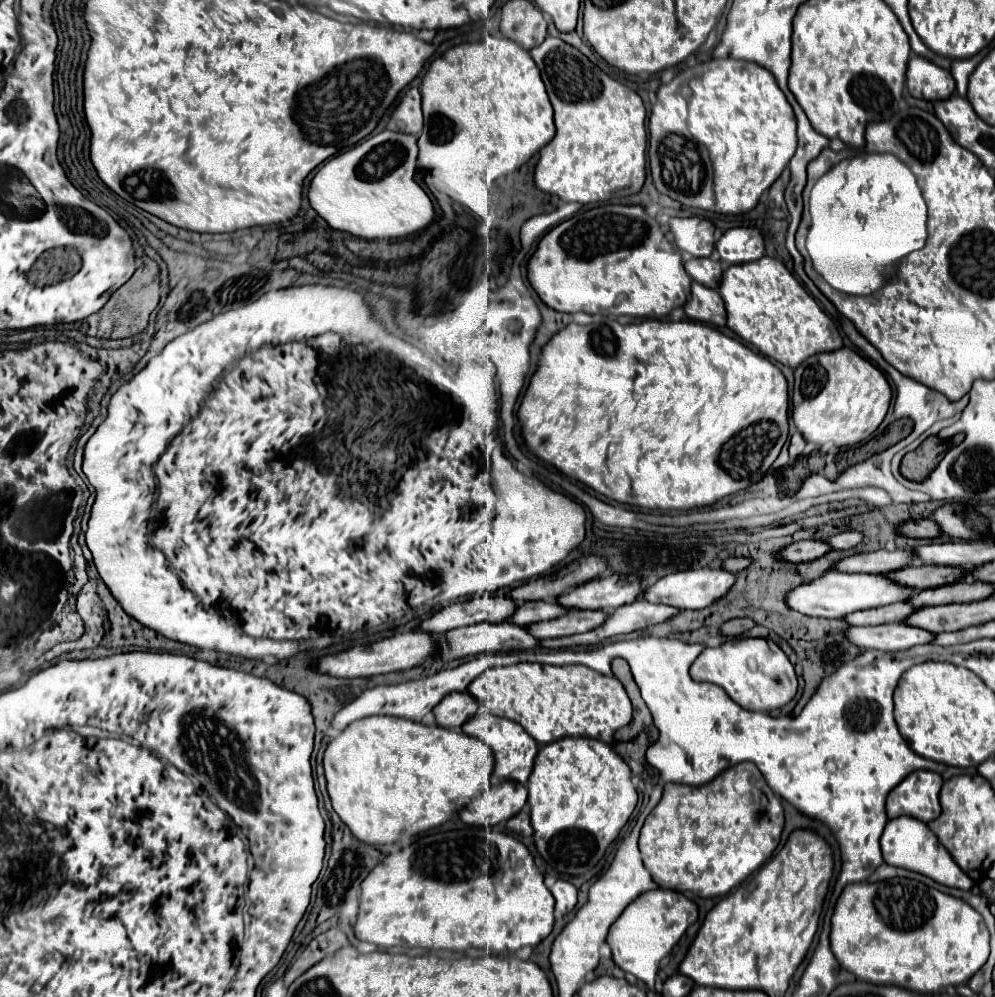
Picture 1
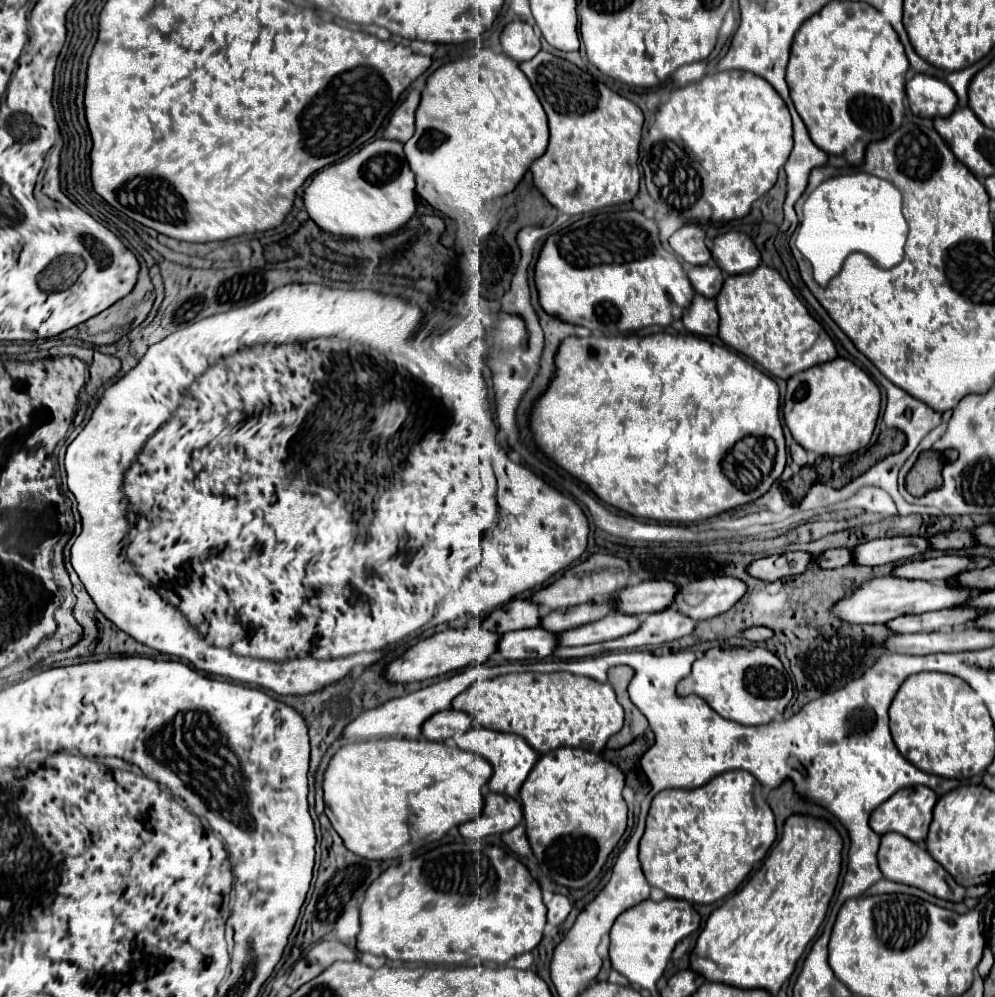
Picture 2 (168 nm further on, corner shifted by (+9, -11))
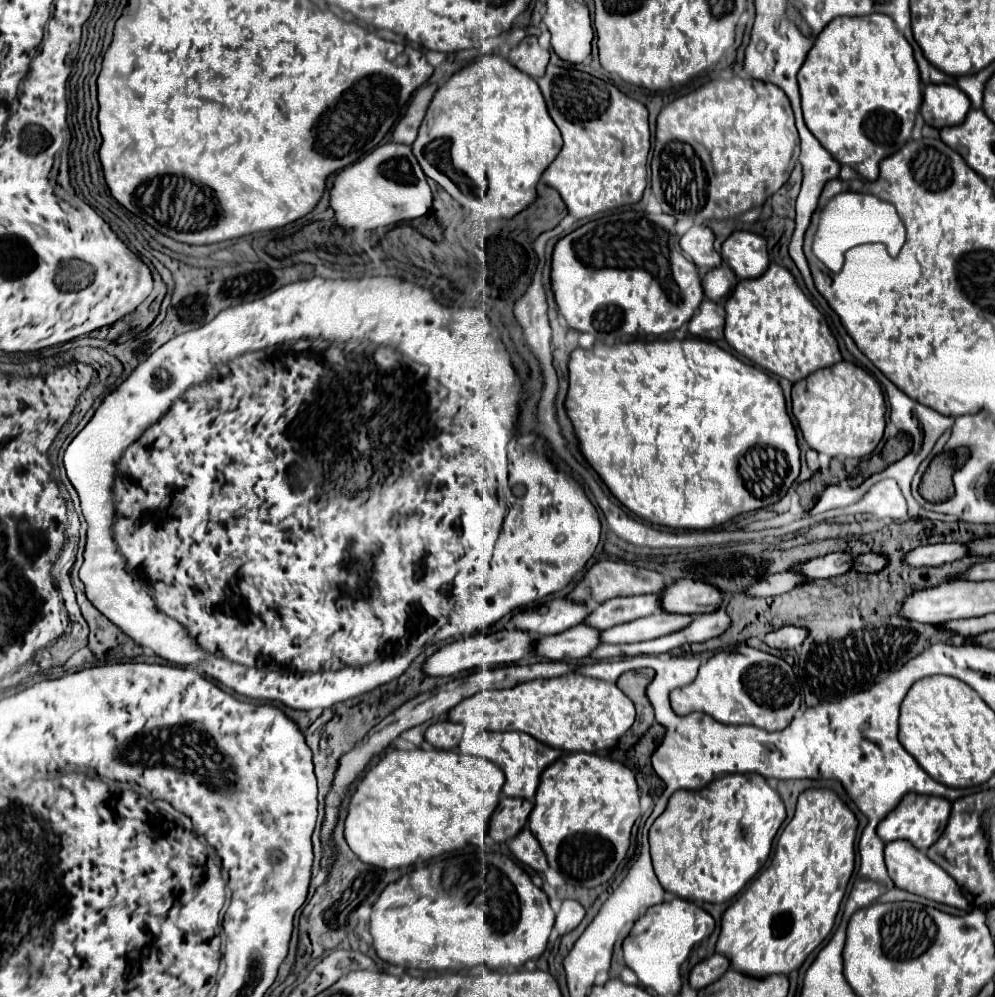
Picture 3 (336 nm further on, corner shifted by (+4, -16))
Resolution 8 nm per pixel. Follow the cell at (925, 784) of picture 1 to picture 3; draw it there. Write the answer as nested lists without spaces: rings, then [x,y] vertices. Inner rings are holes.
[[[907,794],[903,796],[903,800],[899,802],[899,806],[895,810],[891,810],[877,826],[877,834],[883,842],[893,842],[893,840],[907,840],[911,842],[915,848],[919,850],[927,850],[929,846],[933,846],[939,836],[943,834],[947,820],[949,820],[949,812],[951,812],[951,802],[945,798],[937,798],[937,796],[921,796],[921,794]]]

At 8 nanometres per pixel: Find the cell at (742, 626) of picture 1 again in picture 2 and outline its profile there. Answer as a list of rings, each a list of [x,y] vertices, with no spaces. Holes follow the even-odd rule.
[[[748,627],[742,631],[742,637],[748,639],[748,641],[754,641],[754,643],[760,643],[760,641],[766,641],[772,637],[772,631],[766,629],[766,627]]]

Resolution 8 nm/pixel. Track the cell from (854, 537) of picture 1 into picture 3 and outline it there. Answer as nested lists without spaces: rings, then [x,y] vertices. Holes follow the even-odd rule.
[[[927,544],[919,546],[913,552],[907,554],[907,562],[915,566],[941,566],[945,562],[961,560],[969,554],[969,548],[965,544]]]

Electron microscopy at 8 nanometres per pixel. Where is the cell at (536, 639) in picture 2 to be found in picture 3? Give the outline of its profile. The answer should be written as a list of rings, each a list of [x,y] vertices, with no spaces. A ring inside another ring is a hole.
[[[579,624],[555,636],[539,636],[535,652],[555,662],[557,660],[577,662],[581,658],[587,658],[599,644],[601,644],[601,630],[589,624]]]

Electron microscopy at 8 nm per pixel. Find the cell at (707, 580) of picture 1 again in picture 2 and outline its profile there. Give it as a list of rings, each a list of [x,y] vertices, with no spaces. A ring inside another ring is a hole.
[[[706,577],[678,589],[672,609],[694,621],[704,621],[726,613],[746,593],[746,585],[736,577]]]

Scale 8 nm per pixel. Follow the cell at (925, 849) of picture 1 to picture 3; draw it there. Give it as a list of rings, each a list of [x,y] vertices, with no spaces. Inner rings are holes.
[[[903,840],[889,842],[885,846],[885,864],[887,864],[887,872],[897,888],[907,890],[917,896],[923,896],[923,898],[929,898],[929,900],[935,900],[935,902],[941,902],[941,904],[947,904],[953,908],[964,911],[972,909],[968,900],[961,894],[959,886],[955,884],[955,880],[951,876],[947,876],[947,872],[943,872],[943,868],[939,868],[935,862],[931,862],[923,852],[919,852],[913,844],[907,844]]]

